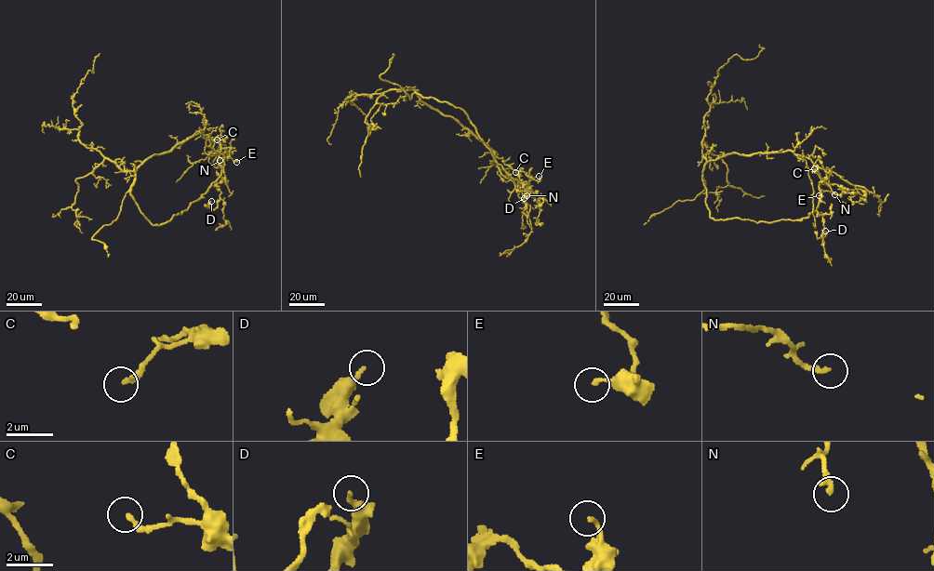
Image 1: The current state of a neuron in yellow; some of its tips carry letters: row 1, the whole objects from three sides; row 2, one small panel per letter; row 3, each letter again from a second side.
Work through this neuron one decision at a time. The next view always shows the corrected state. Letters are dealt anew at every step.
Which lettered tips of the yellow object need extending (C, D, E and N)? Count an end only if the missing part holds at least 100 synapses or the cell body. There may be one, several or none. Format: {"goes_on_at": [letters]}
{"goes_on_at": []}

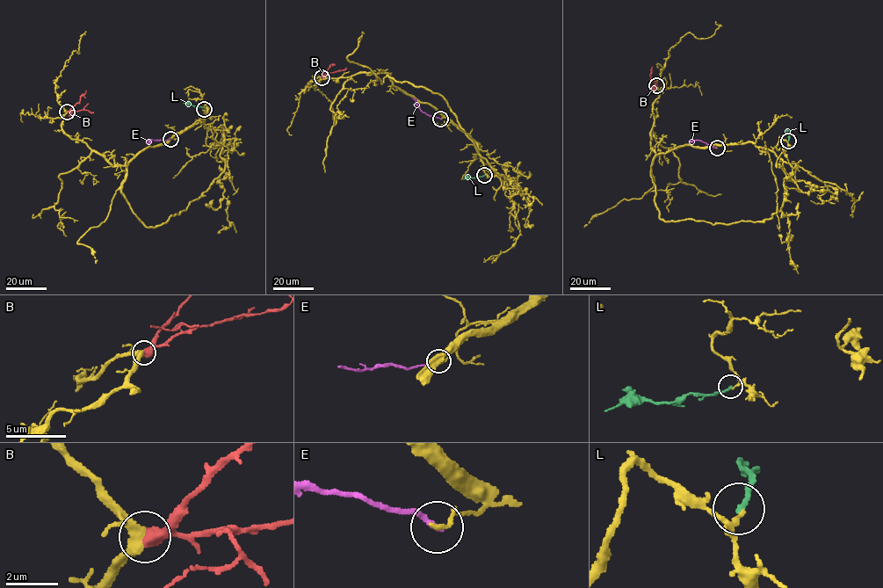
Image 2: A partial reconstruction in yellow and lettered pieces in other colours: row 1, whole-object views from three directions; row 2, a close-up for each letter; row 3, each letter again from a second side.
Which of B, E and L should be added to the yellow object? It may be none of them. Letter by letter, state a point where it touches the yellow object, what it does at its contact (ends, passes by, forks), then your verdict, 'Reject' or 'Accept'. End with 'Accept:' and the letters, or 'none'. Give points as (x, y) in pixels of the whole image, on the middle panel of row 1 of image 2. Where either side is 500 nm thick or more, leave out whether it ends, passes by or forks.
B: Touches yellow at (322, 77). Accept
E: Touches yellow at (440, 119). It ends there. Reject
L: Touches yellow at (484, 175). It ends there. Reject
Accept: B

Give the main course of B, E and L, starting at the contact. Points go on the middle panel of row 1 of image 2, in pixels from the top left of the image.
B: (322, 77), (334, 63)
E: (440, 119), (423, 112), (412, 98)
L: (484, 175), (463, 179)

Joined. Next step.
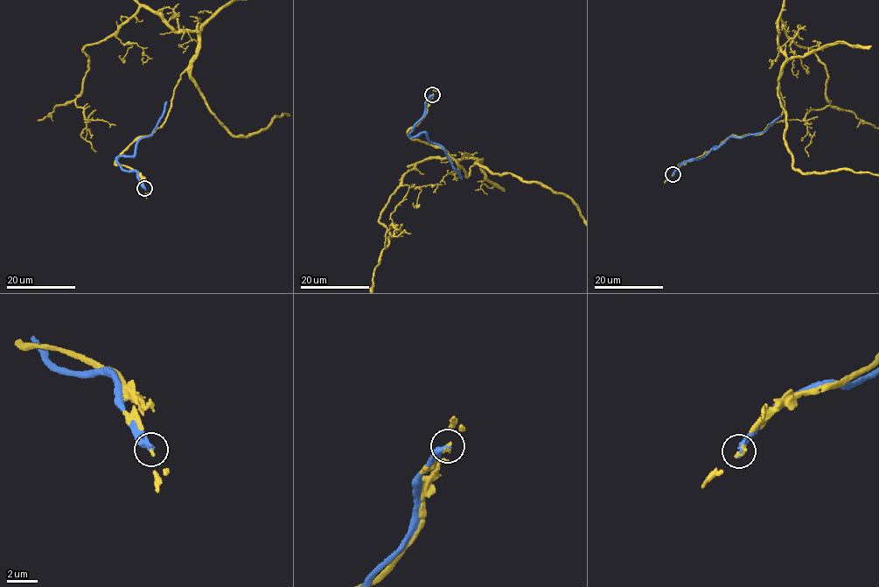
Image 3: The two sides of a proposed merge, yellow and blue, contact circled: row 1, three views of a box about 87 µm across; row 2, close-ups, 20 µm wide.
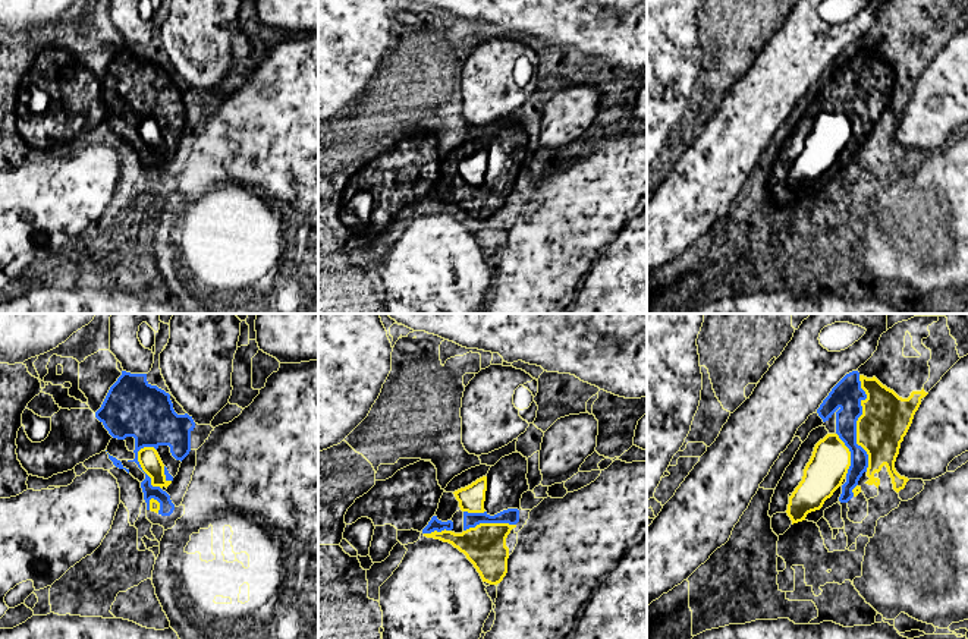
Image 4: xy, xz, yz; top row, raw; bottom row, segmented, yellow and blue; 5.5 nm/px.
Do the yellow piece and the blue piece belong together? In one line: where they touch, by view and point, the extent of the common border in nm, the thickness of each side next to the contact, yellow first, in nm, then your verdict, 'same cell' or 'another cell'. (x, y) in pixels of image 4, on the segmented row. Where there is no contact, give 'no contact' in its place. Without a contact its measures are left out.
yz (857, 424) | 550 nm | 280/160 nm | another cell

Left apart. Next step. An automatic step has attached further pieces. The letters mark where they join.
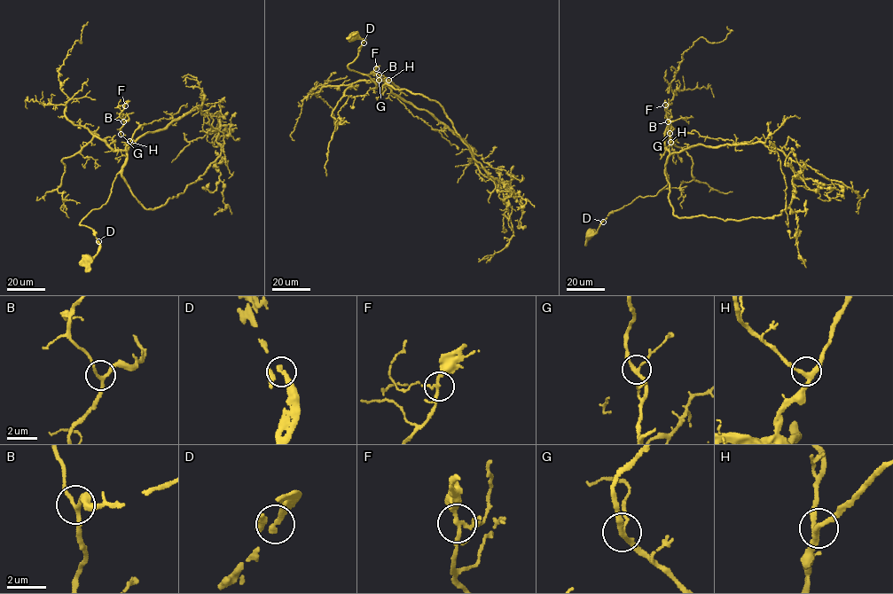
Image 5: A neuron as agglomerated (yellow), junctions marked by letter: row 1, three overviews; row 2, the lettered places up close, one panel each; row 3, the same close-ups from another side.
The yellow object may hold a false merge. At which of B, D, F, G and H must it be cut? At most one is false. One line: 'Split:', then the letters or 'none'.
Split: none

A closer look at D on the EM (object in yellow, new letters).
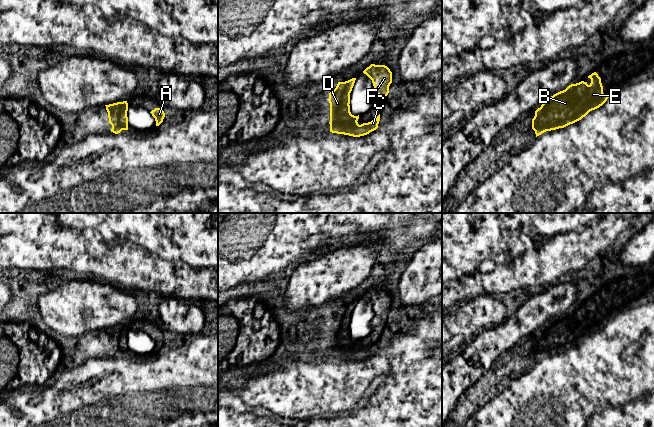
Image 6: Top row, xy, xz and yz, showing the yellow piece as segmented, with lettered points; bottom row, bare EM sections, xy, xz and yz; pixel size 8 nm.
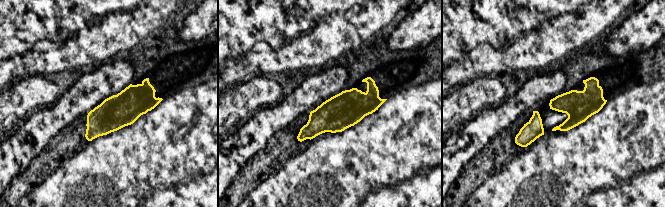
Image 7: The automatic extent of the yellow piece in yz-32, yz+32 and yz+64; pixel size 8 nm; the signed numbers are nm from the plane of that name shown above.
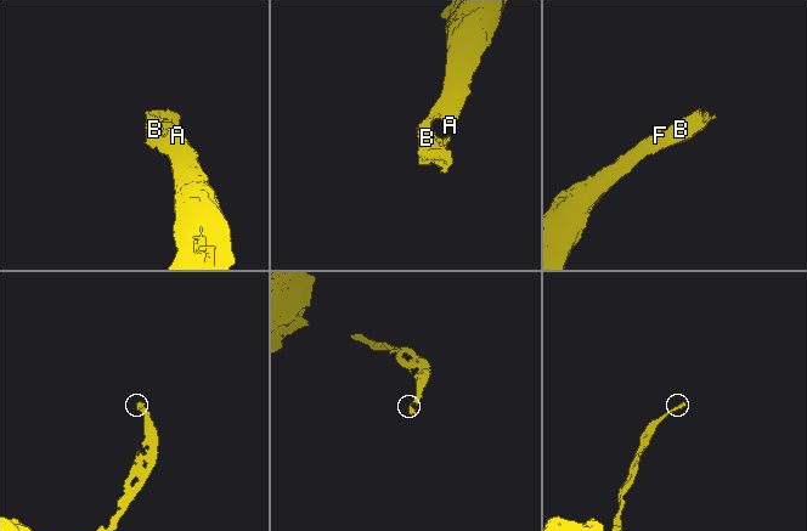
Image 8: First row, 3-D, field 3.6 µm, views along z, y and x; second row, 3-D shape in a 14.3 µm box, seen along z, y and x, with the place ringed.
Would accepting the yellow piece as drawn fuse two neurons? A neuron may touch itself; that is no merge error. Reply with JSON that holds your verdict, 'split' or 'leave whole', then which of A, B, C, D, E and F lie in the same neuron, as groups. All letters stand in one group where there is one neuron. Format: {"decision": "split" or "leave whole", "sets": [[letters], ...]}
{"decision": "leave whole", "sets": [["A", "B", "C", "D", "E", "F"]]}

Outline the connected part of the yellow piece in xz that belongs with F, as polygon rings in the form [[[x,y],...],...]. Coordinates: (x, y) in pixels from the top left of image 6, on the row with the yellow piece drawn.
[[[371,64],[363,73],[372,80],[377,95],[388,95],[389,86],[392,83],[392,72],[387,66]]]

